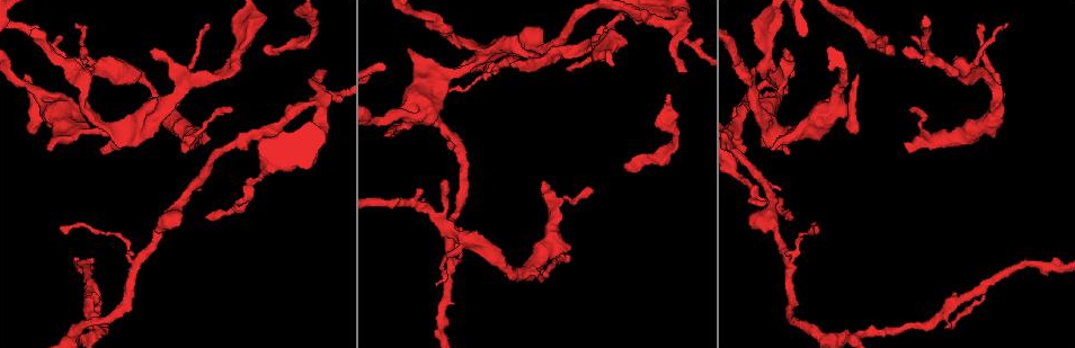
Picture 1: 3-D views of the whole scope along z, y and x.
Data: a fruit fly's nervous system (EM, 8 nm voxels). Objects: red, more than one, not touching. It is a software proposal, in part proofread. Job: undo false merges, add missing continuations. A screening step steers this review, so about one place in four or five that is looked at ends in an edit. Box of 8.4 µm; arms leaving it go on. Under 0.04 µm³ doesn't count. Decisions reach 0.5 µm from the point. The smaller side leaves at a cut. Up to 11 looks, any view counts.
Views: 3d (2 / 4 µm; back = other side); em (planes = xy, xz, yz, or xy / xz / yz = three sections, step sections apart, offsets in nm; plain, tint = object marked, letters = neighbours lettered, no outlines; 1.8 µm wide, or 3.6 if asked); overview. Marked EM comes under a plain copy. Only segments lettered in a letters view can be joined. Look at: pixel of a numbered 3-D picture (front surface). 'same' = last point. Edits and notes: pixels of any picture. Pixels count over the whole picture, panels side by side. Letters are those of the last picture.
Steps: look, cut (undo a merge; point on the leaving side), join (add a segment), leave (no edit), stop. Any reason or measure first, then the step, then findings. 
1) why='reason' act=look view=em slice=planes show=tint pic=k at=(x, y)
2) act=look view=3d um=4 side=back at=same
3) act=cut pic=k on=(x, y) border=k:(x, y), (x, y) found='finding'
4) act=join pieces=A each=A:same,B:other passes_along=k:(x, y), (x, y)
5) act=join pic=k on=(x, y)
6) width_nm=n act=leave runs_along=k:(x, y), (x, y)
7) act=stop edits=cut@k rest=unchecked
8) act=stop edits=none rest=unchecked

act=look view=3d um=2 pic=1 at=(86, 50)

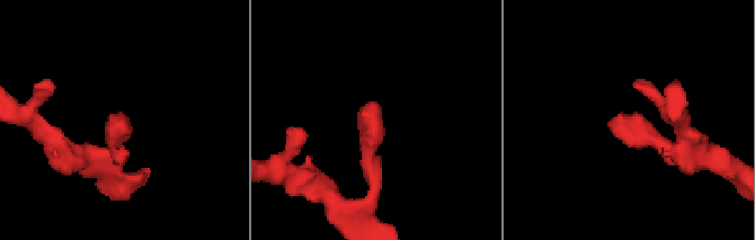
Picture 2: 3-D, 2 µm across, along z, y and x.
act=look view=em slice=planes show=letters pic=2 at=(124, 124)

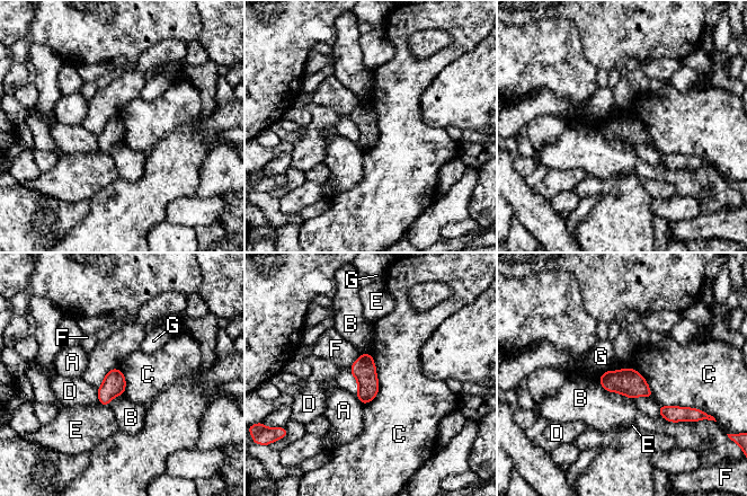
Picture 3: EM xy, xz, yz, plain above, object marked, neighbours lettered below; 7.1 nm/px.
width_nm=170 act=leave each=A:other,B:other,C:other,D:other,E:other,F:other,G:other found='none of them fits'

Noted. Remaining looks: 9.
act=look view=3d um=2 pic=1 at=(485, 53)

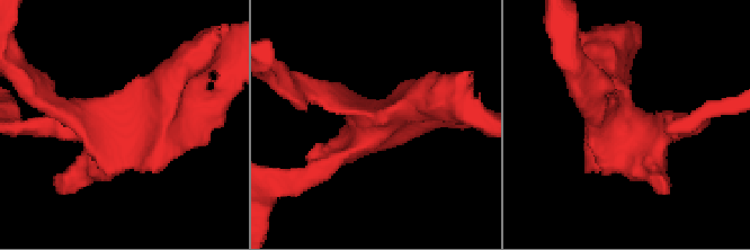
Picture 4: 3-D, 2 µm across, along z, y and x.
act=look view=em slice=yz step=16 show=tint pic=4 at=(373, 127)

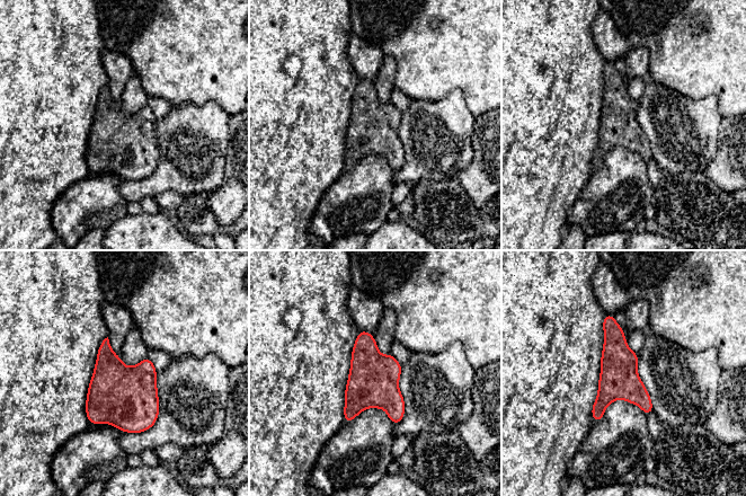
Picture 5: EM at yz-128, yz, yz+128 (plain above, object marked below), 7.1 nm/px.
why='another direction' act=look view=em slice=planes show=letters at=same

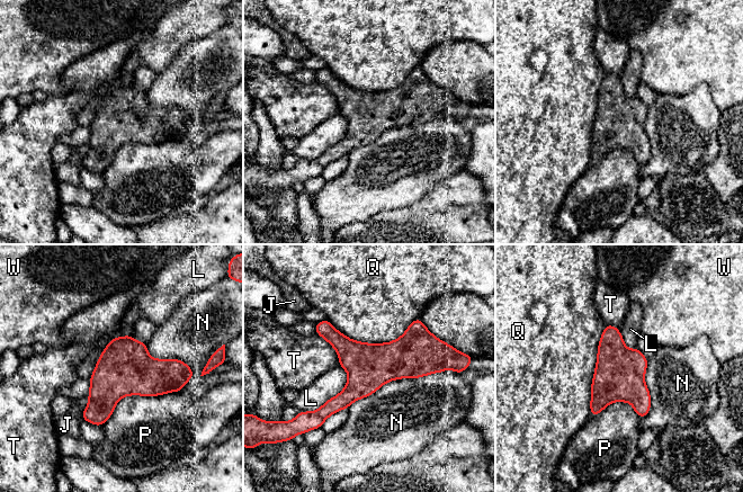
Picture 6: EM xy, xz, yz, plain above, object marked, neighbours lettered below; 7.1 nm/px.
width_nm=320 act=leave each=J:other,L:other,N:other,P:other,Q:other,T:other,W:other border=6:(447, 368), (387, 381), (348, 408) found='one neuron here'

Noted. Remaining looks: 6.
why='an open end' act=look view=em slice=planes show=letters pic=1 at=(154, 52)

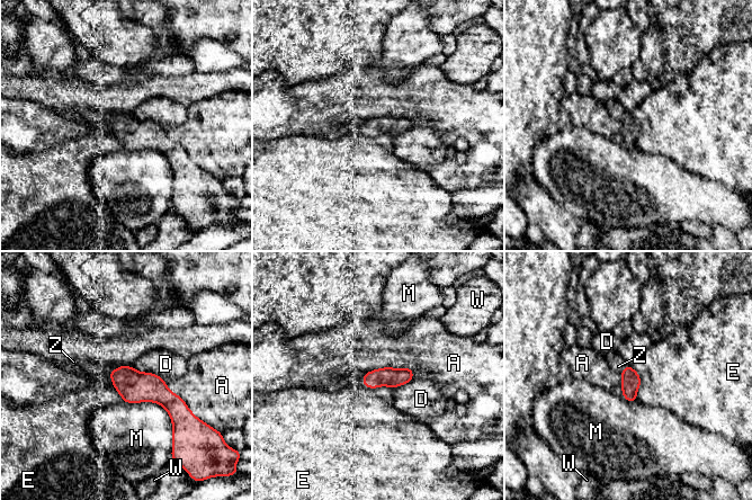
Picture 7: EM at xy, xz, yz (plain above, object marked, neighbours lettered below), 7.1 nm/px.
longest_contact=M:460nm act=join pieces=Z each=A:other,D:other,E:other,M:other,W:other,Z:same passes_along=7:(630, 381), (625, 368), (615, 360) found='the neuron continues'

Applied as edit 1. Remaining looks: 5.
act=look view=overview

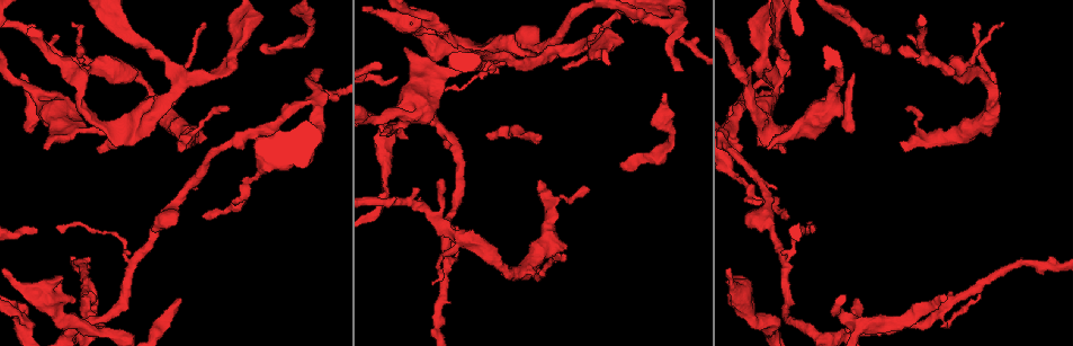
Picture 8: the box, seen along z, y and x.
why='tapers out' act=look view=em slice=xy step=8 show=tint pic=8 at=(322, 70)

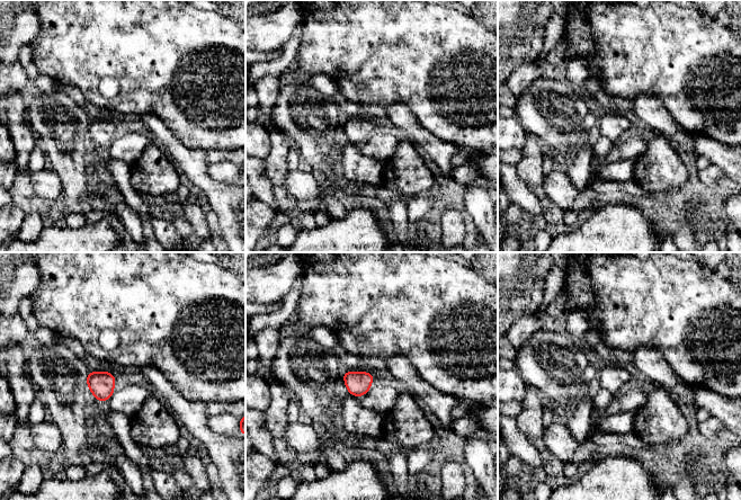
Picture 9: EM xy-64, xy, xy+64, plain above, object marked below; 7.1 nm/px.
why='another direction' act=look view=em slice=planes show=letters at=same

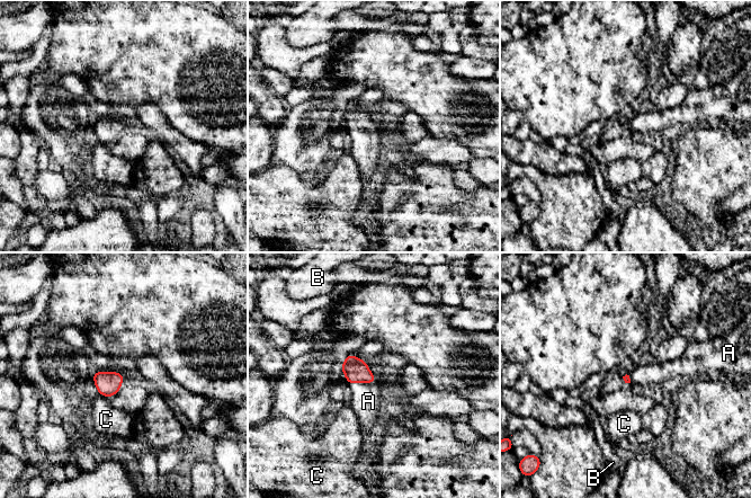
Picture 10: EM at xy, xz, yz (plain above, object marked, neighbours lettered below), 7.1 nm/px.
act=join pieces=A each=A:same,B:other,C:other passes_along=10:(356, 370), (361, 381), (368, 401) found='the neuron continues'

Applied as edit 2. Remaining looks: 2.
why='redraw' act=look view=overview

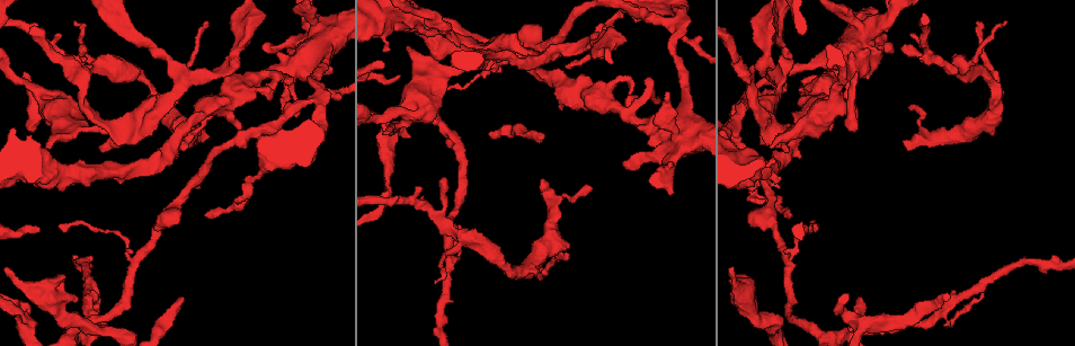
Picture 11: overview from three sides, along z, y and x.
why='free end' act=look view=em slice=planes show=letters pic=11 at=(76, 300)

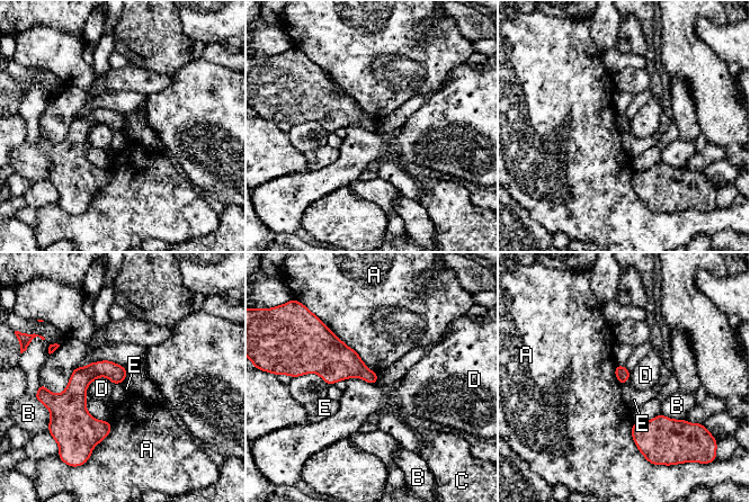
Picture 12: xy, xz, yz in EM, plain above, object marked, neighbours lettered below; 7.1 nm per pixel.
act=leave each=A:other,B:other,C:other,D:other,E:other found='none of them fits'

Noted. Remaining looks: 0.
act=stop edits=join@7,join@10 rest=unchecked

